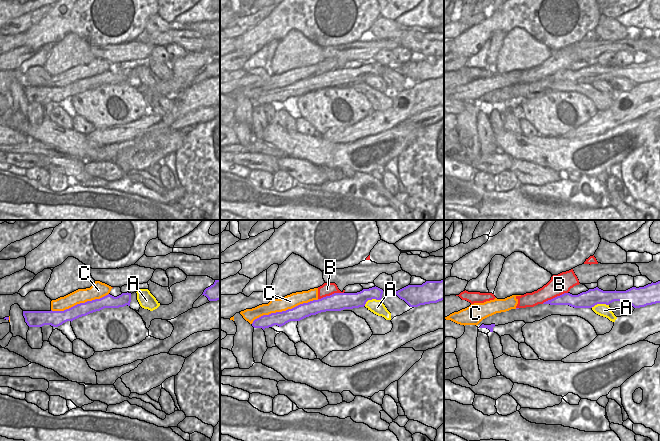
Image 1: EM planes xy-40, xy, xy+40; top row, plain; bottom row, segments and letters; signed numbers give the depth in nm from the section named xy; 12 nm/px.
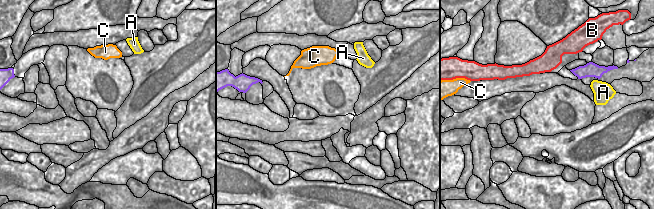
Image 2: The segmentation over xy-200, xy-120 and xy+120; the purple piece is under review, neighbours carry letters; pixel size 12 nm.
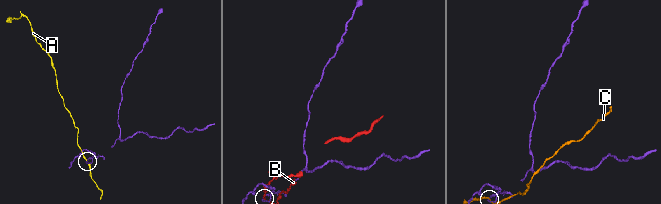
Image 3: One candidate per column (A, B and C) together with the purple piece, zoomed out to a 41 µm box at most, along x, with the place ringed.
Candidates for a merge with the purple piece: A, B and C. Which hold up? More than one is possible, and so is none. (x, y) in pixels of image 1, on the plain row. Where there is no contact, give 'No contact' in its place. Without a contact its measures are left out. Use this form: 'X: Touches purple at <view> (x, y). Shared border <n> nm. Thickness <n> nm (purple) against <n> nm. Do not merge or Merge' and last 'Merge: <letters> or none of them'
A: Touches purple at xy (371, 75). Shared border 220 nm. Thickness 190 nm (purple) against 170 nm. Do not merge
B: Touches purple at xy (330, 71). Shared border 320 nm. Thickness 220 nm (purple) against 160 nm. Do not merge
C: Touches purple at xy (284, 87). Shared border 850 nm. Thickness 170 nm (purple) against 170 nm. Do not merge
Merge: none of them

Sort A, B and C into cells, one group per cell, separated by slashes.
A / B / C

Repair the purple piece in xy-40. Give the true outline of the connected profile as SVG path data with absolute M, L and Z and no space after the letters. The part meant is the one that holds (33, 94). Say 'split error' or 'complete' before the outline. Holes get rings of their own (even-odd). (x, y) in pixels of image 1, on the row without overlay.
complete | M122 69L114 73L110 70L92 77L77 80L64 87L23 87L25 98L29 103L42 103L51 101L58 103L67 97L73 97L79 93L100 87L104 84L119 84L130 82L131 69Z

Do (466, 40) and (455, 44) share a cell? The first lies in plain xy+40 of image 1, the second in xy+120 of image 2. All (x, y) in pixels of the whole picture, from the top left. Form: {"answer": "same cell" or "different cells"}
{"answer": "same cell"}

